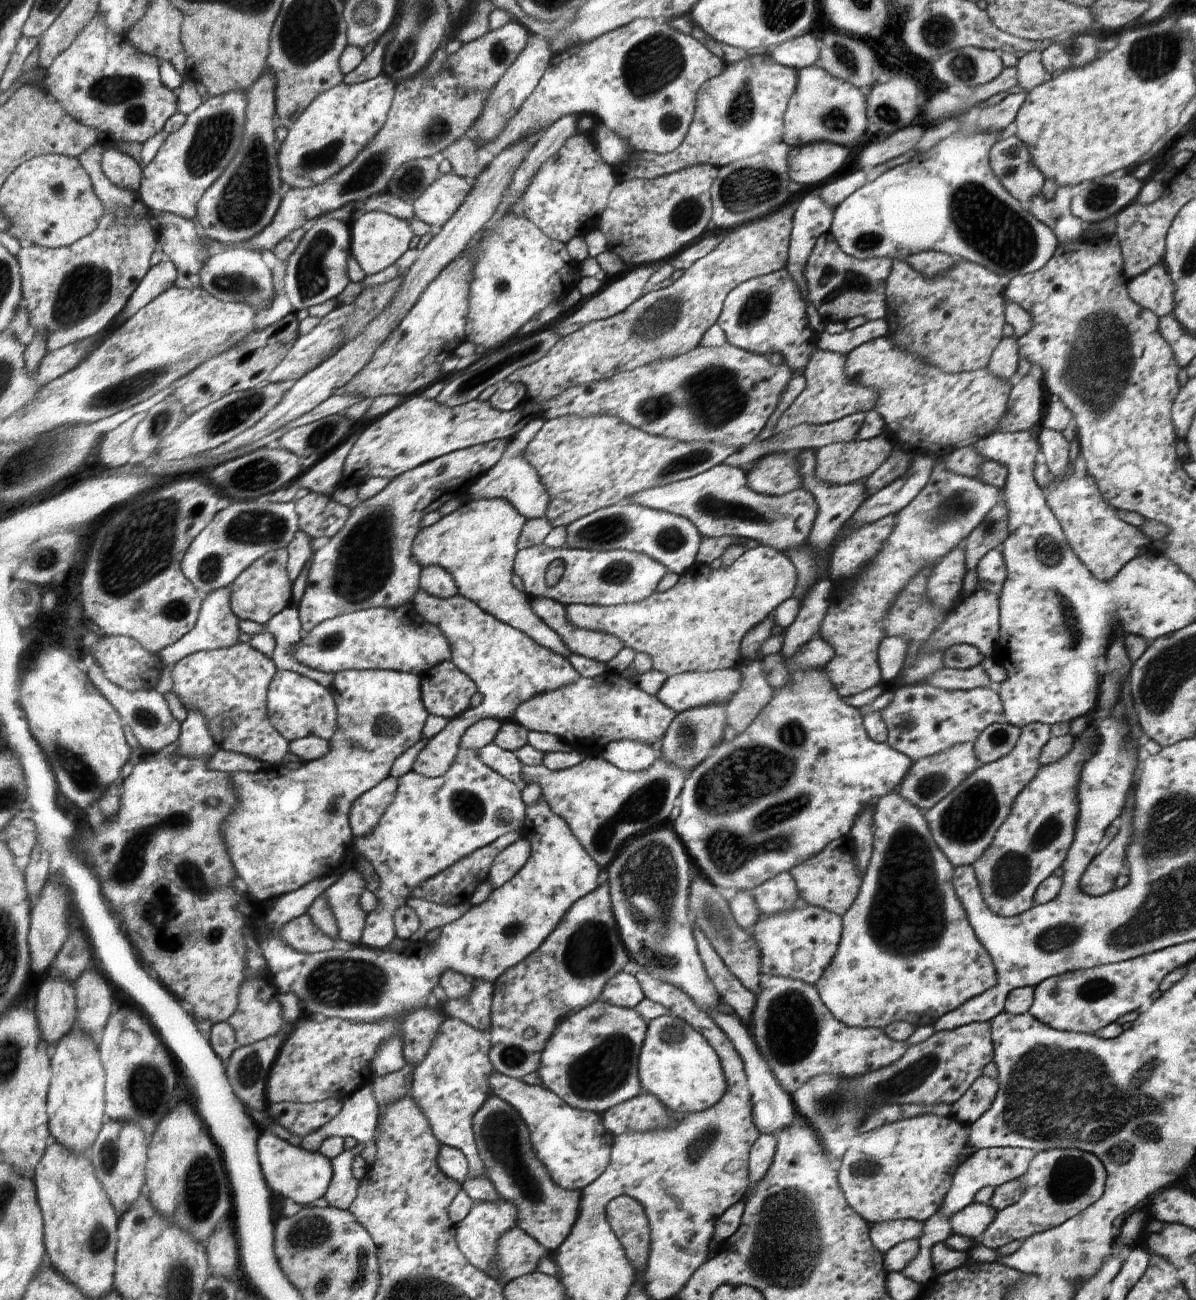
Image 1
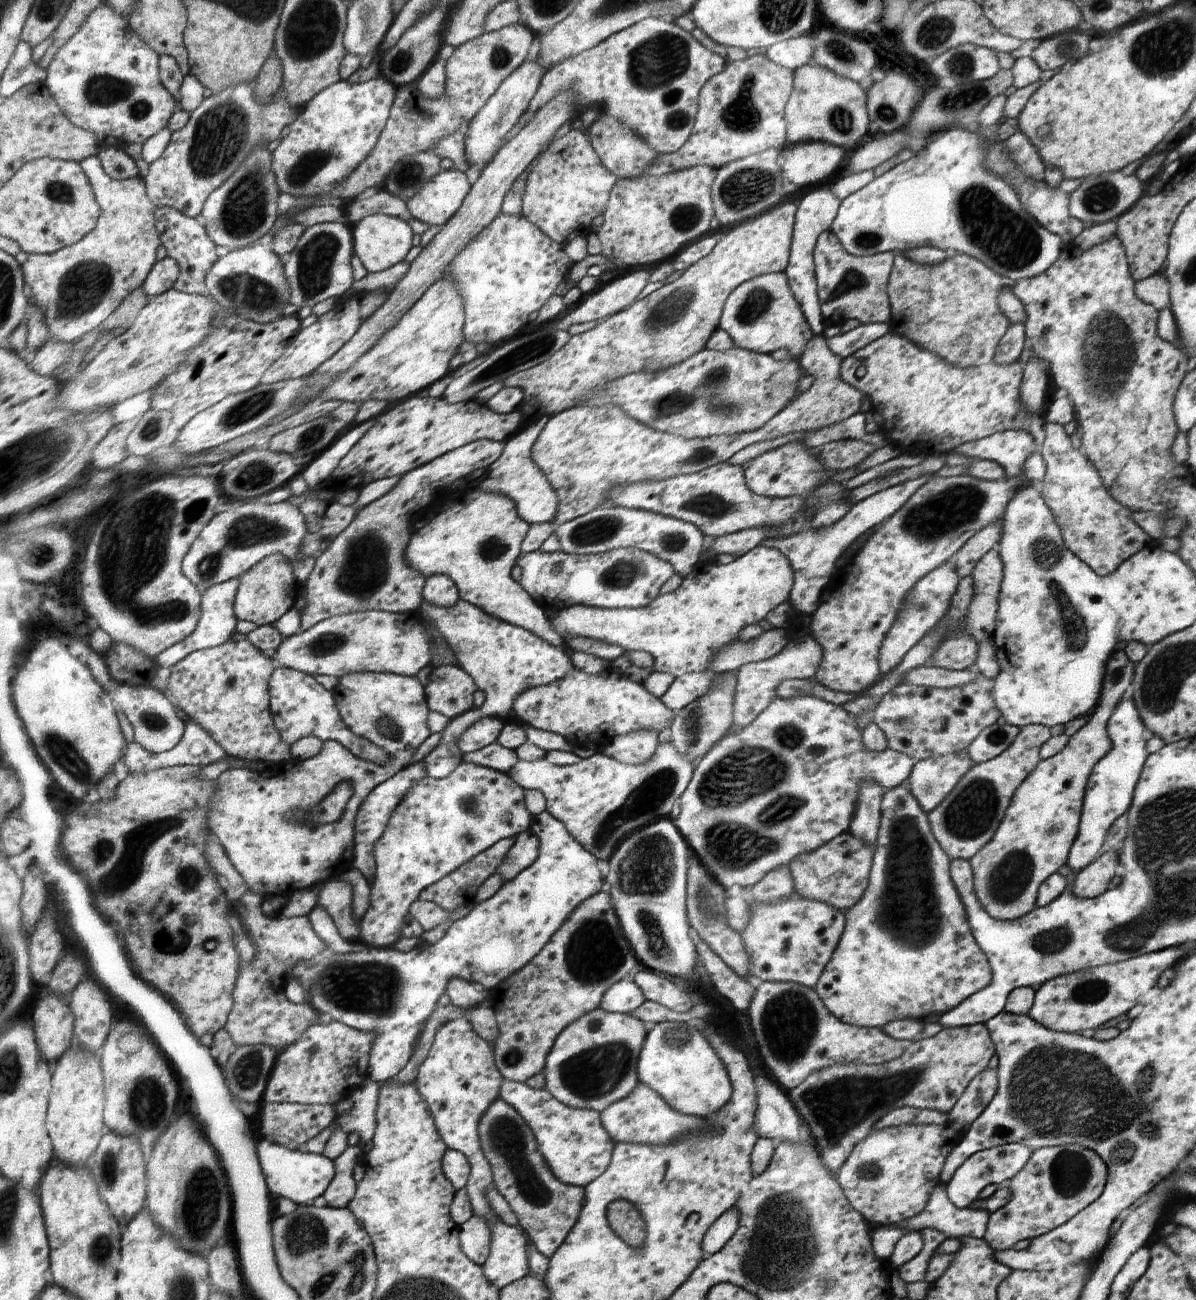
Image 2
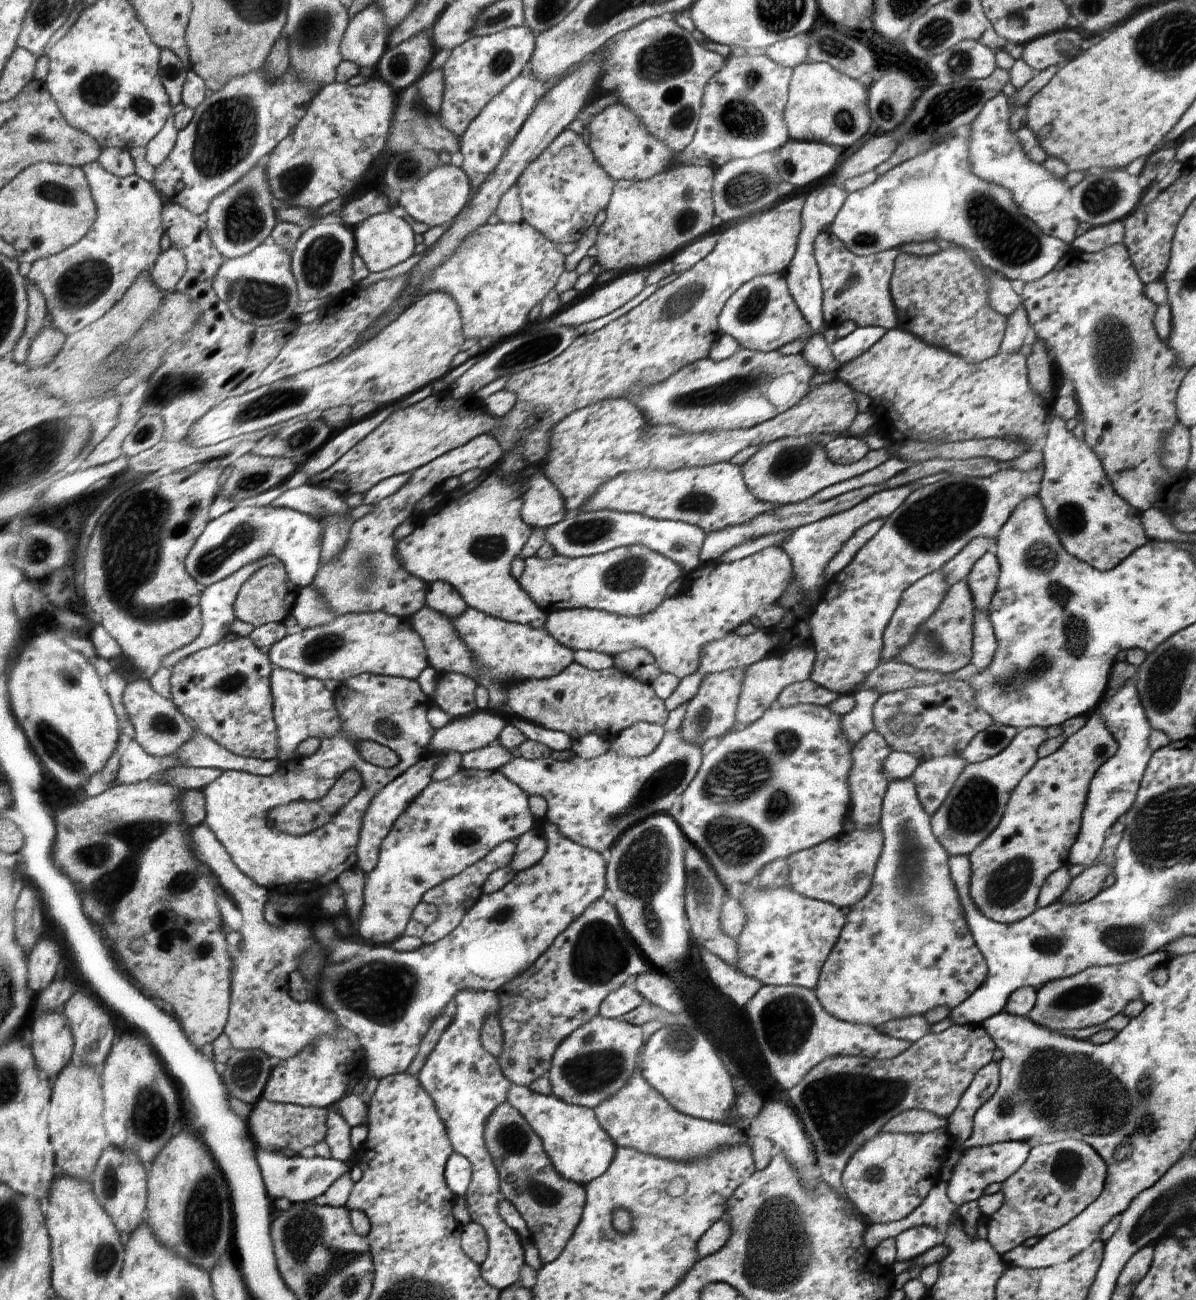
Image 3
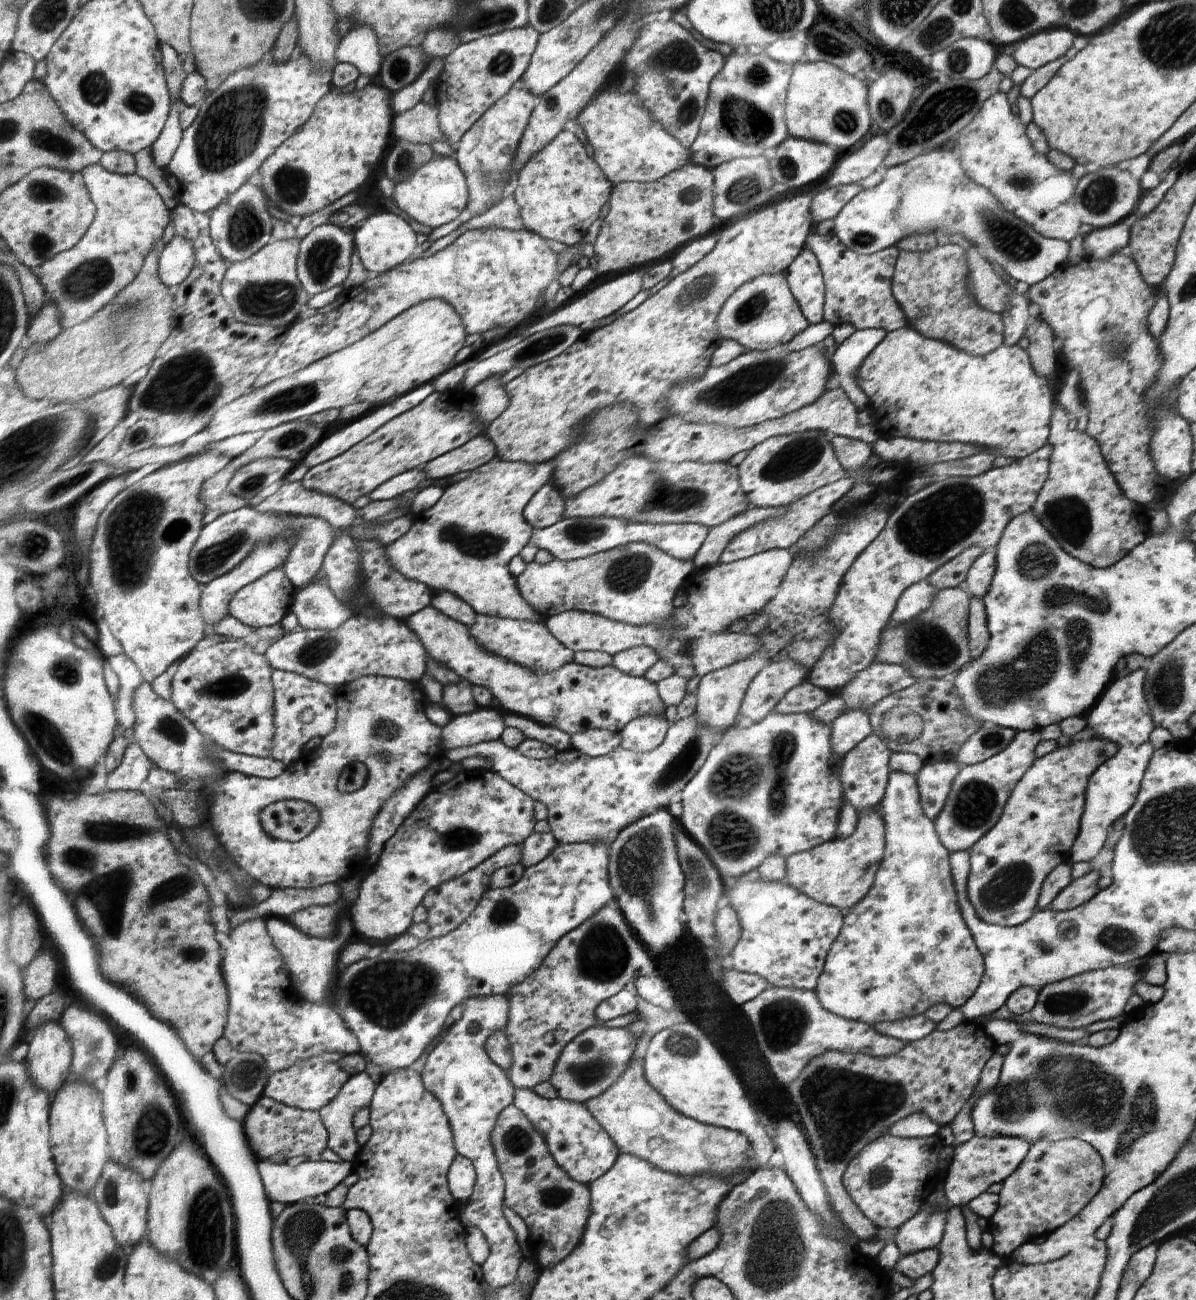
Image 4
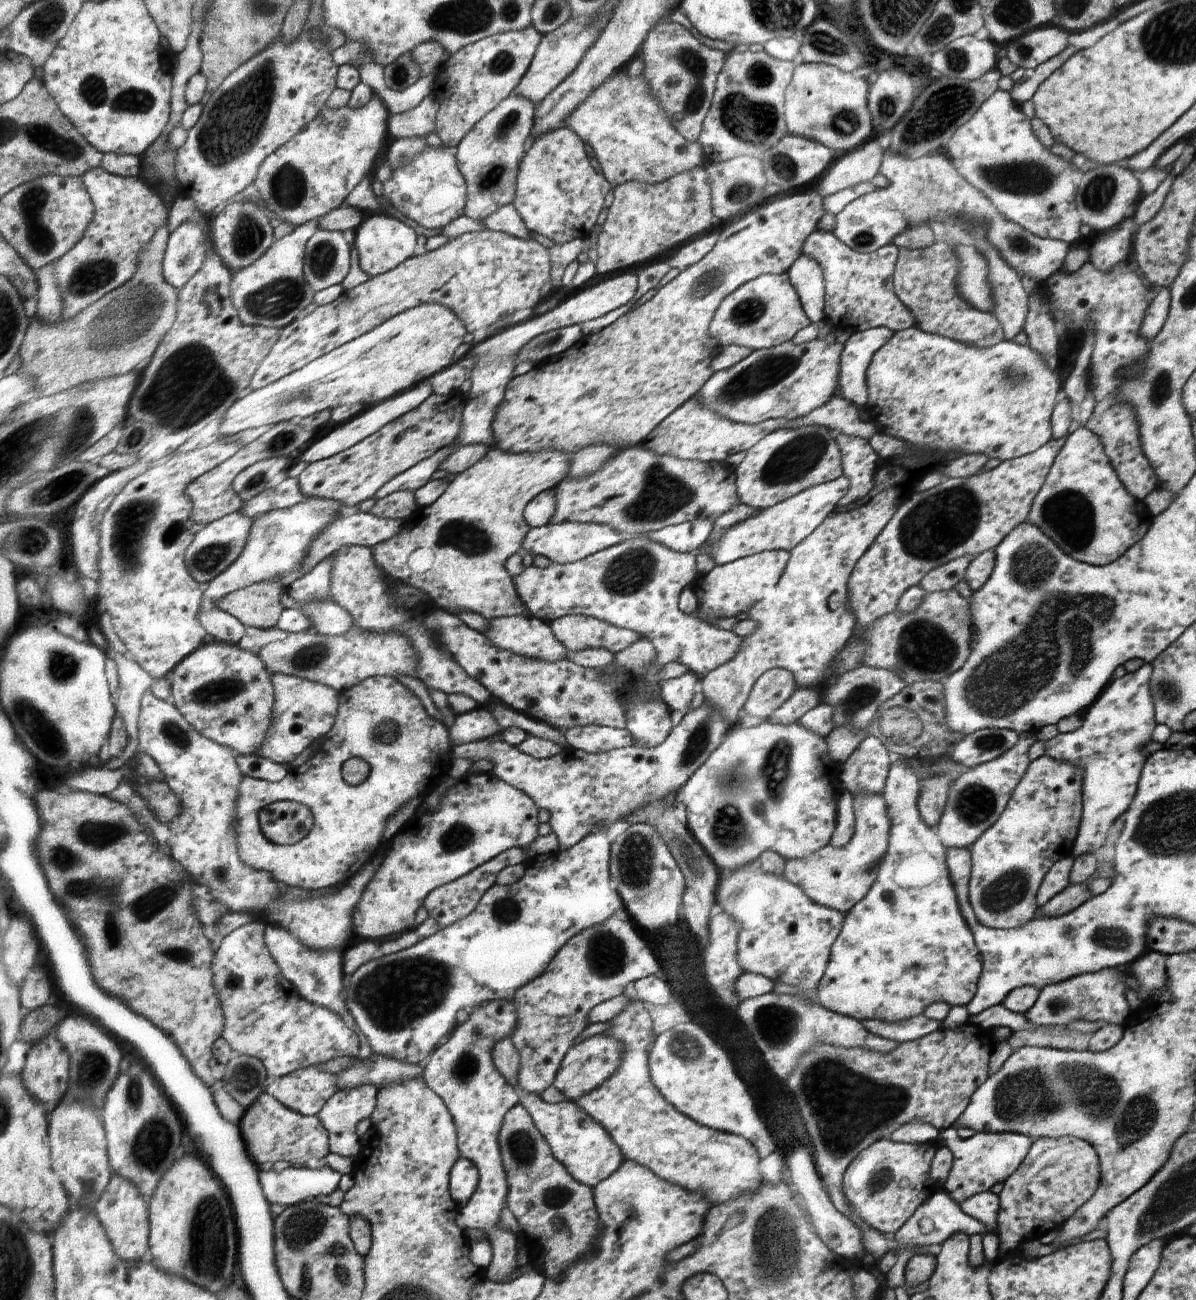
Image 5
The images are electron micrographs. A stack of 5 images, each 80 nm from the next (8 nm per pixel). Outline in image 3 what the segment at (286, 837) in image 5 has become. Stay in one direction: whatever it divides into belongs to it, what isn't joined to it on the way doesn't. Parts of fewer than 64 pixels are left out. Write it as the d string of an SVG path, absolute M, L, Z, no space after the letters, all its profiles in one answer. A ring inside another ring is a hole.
M348 769L336 780L326 795L317 801L292 801L284 806L274 807L266 814L266 822L272 823L281 831L291 835L303 835L328 824L332 817L351 799L362 786L361 776L357 770Z

